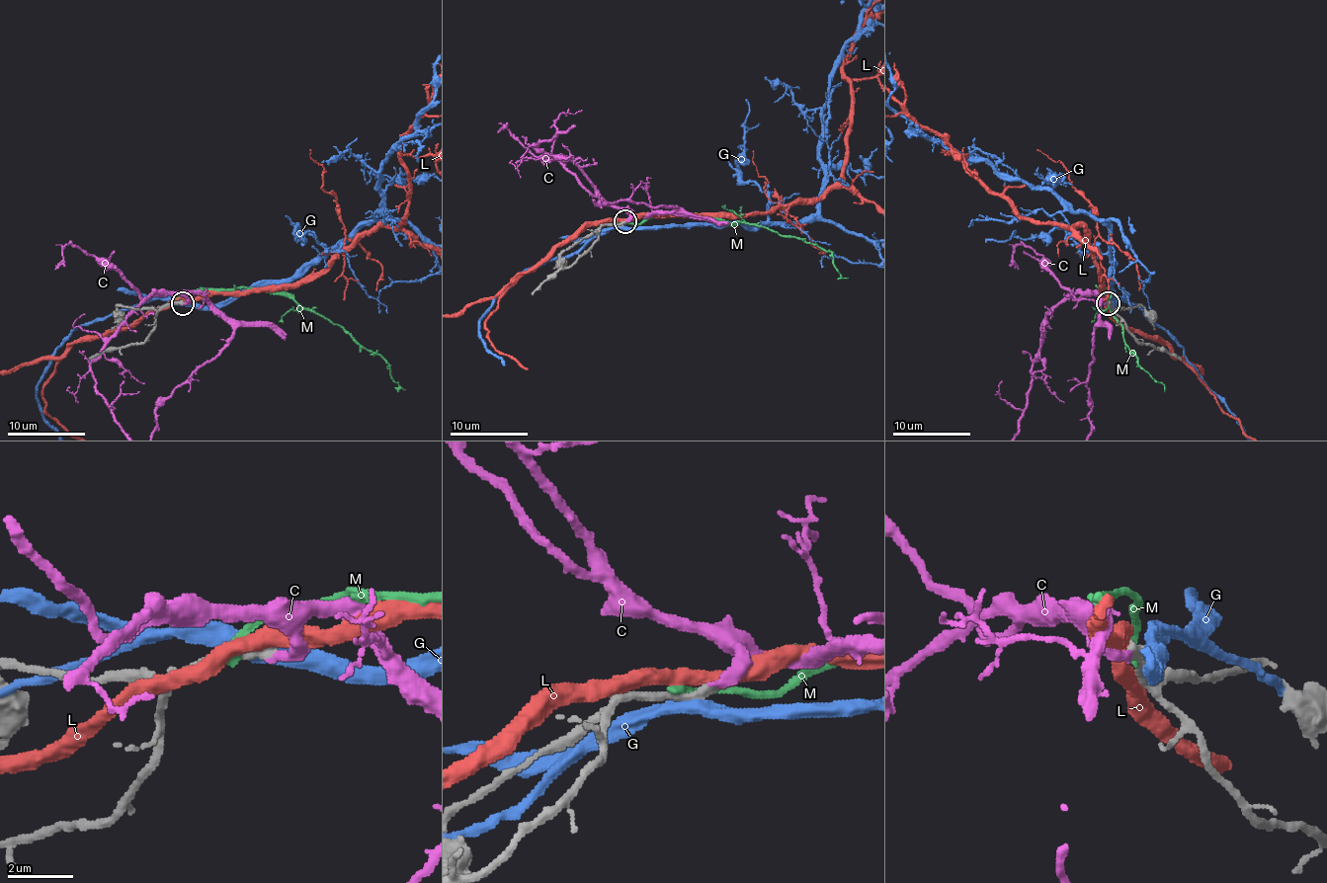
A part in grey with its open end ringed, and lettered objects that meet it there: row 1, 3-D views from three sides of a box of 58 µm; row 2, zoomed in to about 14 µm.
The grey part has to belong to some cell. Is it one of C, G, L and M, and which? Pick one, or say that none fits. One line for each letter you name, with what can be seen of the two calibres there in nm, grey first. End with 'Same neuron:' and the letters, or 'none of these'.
C: 360 nm thick on the grey side, 320 nm on the other
Same neuron: C

